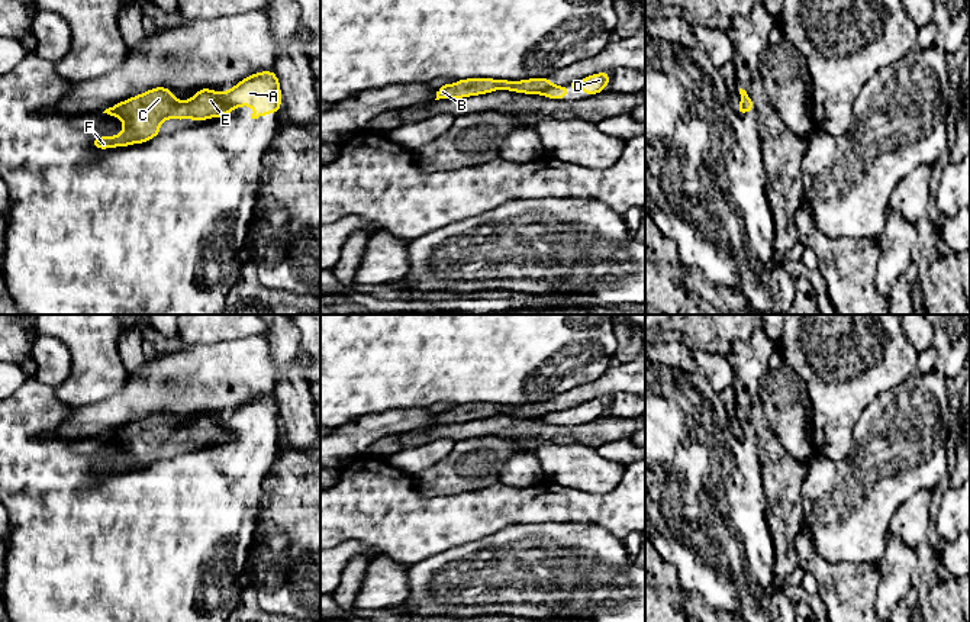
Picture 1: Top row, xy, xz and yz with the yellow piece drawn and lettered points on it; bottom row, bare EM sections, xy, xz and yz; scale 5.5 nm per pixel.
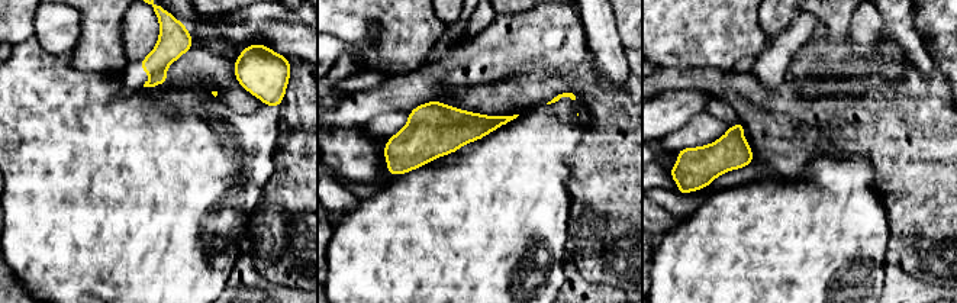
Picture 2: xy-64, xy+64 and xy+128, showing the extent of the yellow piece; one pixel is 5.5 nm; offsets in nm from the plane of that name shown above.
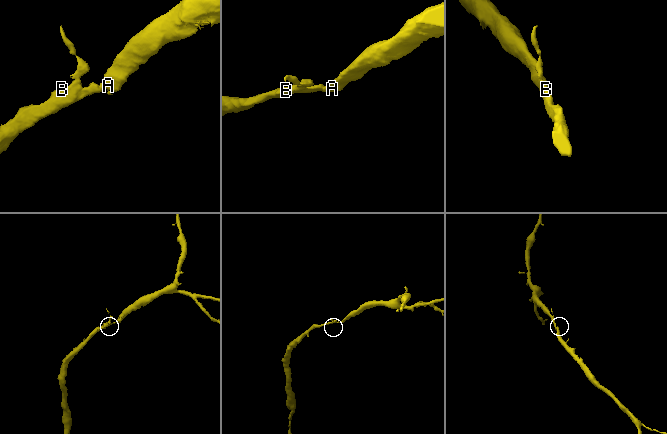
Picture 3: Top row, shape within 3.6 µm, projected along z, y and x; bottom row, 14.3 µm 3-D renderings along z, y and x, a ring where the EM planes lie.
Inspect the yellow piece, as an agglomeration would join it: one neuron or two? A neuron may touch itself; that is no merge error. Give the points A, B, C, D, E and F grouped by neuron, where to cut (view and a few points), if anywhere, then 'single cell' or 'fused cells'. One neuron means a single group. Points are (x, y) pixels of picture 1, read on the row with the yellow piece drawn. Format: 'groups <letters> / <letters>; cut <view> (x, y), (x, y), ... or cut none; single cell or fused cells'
groups A D / B C E F; cut xy (222, 97), (231, 109); fused cells

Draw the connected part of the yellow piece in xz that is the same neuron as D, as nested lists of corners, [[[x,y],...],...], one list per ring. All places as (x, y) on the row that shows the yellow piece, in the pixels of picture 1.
[[[602,71],[571,83],[571,88],[573,90],[583,88],[584,94],[590,97],[600,91],[605,91],[609,81],[610,81],[610,72]]]

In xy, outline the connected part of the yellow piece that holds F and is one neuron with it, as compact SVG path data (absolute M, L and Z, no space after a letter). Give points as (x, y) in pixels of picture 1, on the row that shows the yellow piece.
M154 87L106 109L103 113L119 117L125 128L116 136L96 136L91 146L109 149L144 144L161 135L159 126L165 119L203 122L209 117L228 116L232 110L223 101L223 93L212 91L207 87L197 90L191 100L177 101L173 91L168 87Z

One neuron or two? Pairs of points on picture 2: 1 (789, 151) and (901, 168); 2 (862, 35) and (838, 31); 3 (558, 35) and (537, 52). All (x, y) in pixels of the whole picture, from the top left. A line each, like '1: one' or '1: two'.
1: one
2: two
3: one

